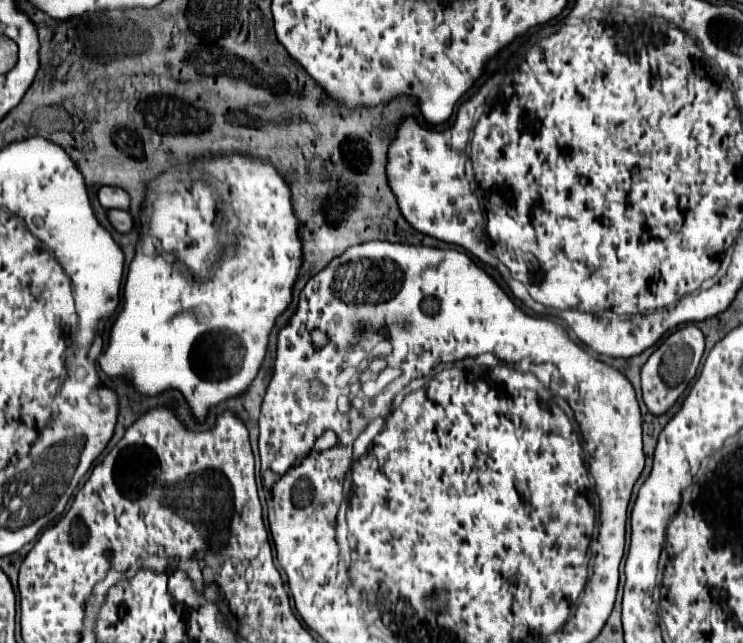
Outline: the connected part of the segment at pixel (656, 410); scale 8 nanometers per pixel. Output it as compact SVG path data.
M688 324L672 332L642 366L642 398L652 414L664 414L686 390L690 380L696 376L704 354L704 334L696 324Z

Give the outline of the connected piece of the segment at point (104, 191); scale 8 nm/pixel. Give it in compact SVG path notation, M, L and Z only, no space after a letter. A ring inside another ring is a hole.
M102 186L98 192L100 204L104 208L122 208L126 210L130 206L130 196L126 194L126 190L118 188L118 186Z

